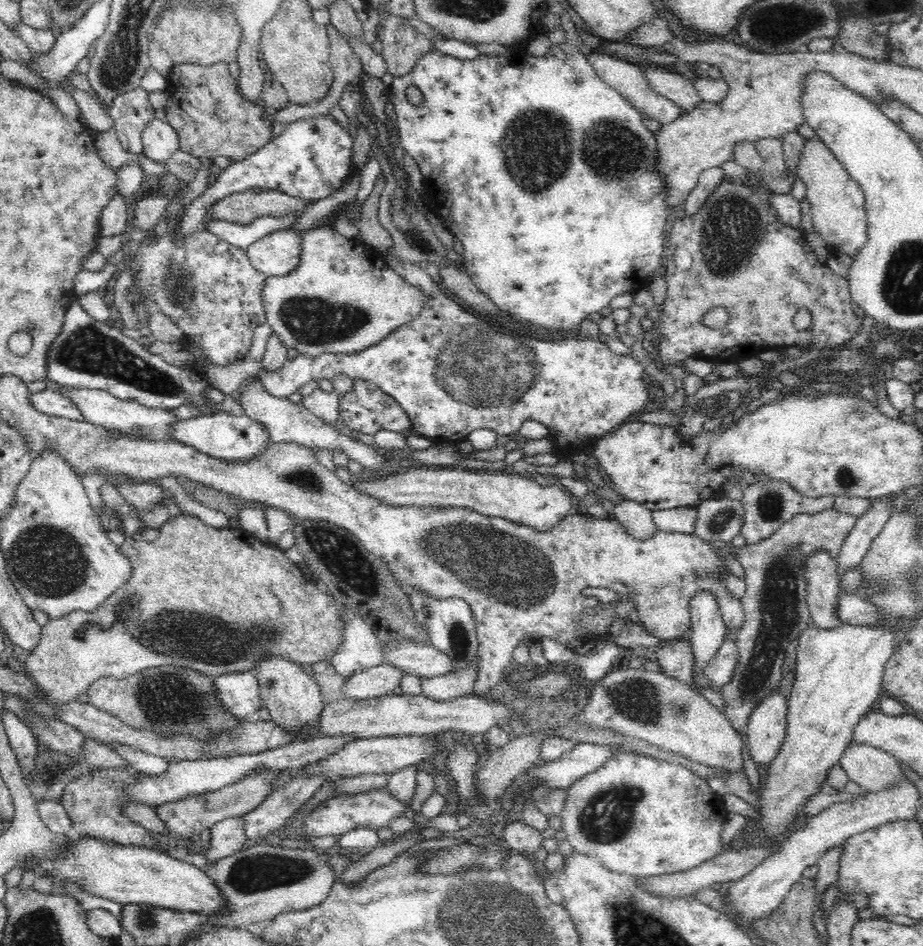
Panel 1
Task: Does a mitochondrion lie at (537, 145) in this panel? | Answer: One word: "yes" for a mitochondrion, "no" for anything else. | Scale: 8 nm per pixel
yes

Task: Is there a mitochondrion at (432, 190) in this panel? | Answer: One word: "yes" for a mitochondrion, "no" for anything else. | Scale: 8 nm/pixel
no

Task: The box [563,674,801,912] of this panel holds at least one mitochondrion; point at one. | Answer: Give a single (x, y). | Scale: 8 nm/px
(608, 816)

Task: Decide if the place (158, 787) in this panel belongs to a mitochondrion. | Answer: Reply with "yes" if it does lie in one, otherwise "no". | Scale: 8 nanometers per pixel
no

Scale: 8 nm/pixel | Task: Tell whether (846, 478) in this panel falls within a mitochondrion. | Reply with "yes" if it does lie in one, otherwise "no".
yes

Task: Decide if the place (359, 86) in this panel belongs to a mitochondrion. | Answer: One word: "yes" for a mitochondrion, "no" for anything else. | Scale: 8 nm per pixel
no

